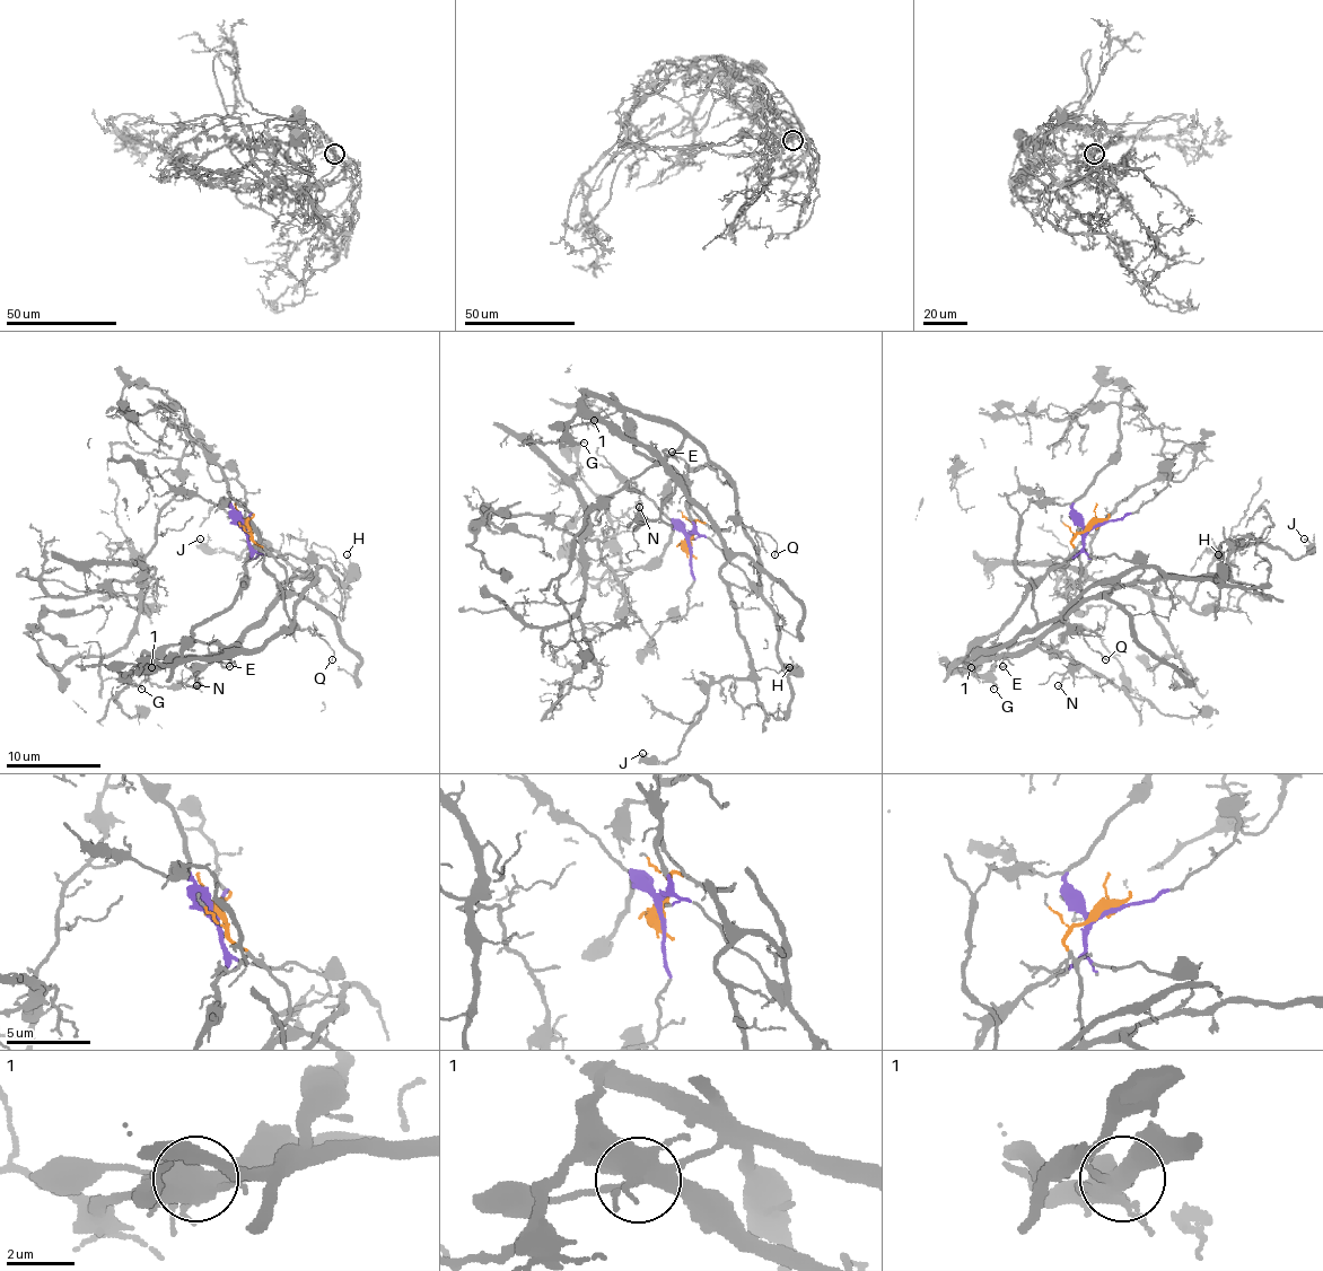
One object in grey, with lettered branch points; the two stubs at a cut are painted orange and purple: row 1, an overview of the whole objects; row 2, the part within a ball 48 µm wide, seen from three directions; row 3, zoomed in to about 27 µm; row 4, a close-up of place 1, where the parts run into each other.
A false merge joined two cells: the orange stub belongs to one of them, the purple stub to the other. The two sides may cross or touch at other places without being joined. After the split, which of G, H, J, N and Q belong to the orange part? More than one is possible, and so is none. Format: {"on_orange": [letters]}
{"on_orange": ["G", "J", "N"]}

